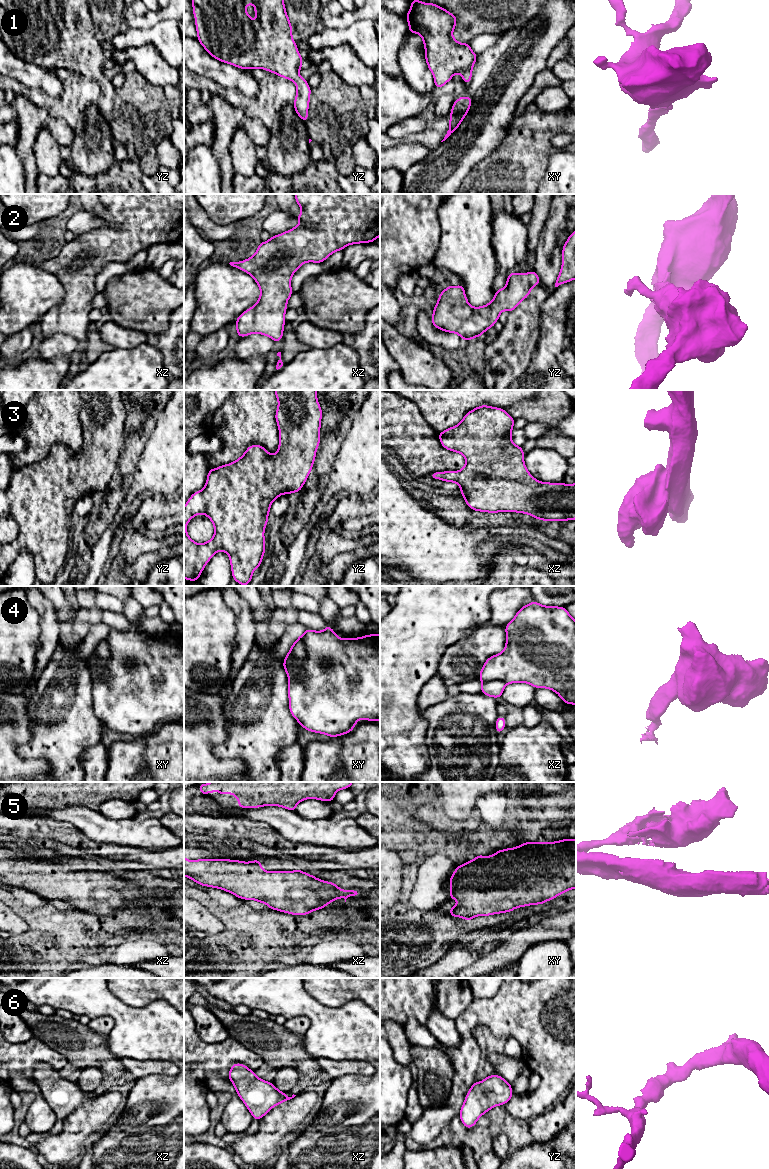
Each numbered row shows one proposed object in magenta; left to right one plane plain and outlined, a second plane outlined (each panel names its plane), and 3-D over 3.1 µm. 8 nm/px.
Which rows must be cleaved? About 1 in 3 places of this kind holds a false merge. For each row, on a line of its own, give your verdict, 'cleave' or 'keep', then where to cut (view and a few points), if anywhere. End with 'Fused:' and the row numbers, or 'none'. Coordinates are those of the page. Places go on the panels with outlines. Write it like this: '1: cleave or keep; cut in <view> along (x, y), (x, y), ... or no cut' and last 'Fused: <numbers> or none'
1: keep; no cut
2: keep; no cut
3: keep; no cut
4: cleave; cut in xy along (299, 637), (306, 657), (292, 666), (287, 675)
5: keep; no cut
6: keep; no cut
Fused: 4

